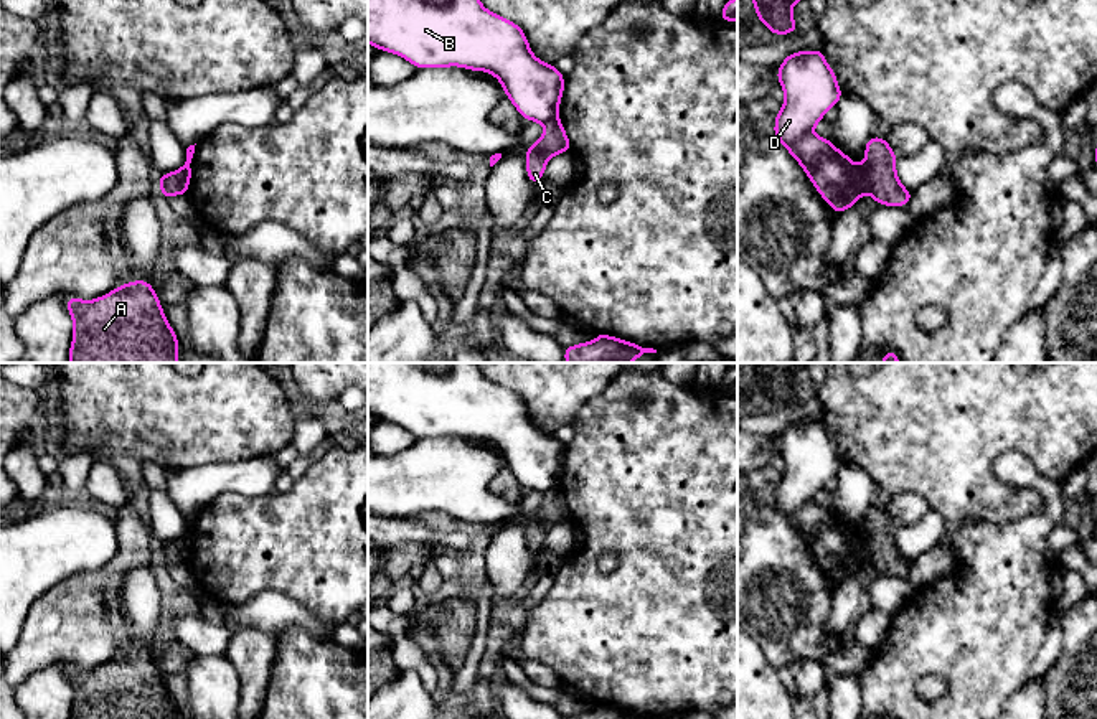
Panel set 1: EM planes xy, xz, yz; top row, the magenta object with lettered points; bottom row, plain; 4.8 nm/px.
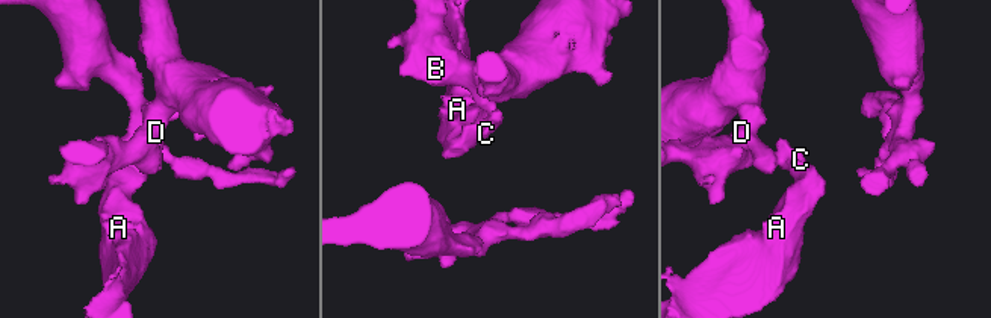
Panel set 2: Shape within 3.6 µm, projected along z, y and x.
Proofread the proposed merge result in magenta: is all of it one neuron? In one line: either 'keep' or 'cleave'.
cleave

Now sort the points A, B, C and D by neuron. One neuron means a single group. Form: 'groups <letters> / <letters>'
groups A C / B D

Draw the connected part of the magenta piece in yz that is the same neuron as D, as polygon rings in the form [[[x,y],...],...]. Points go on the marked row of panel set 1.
[[[823,51],[789,54],[777,69],[777,79],[785,101],[774,115],[774,135],[800,163],[835,213],[853,208],[864,195],[861,167],[828,139],[812,132],[843,94]]]

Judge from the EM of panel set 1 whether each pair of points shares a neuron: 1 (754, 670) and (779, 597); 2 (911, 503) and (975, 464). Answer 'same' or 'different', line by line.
1: different
2: different

